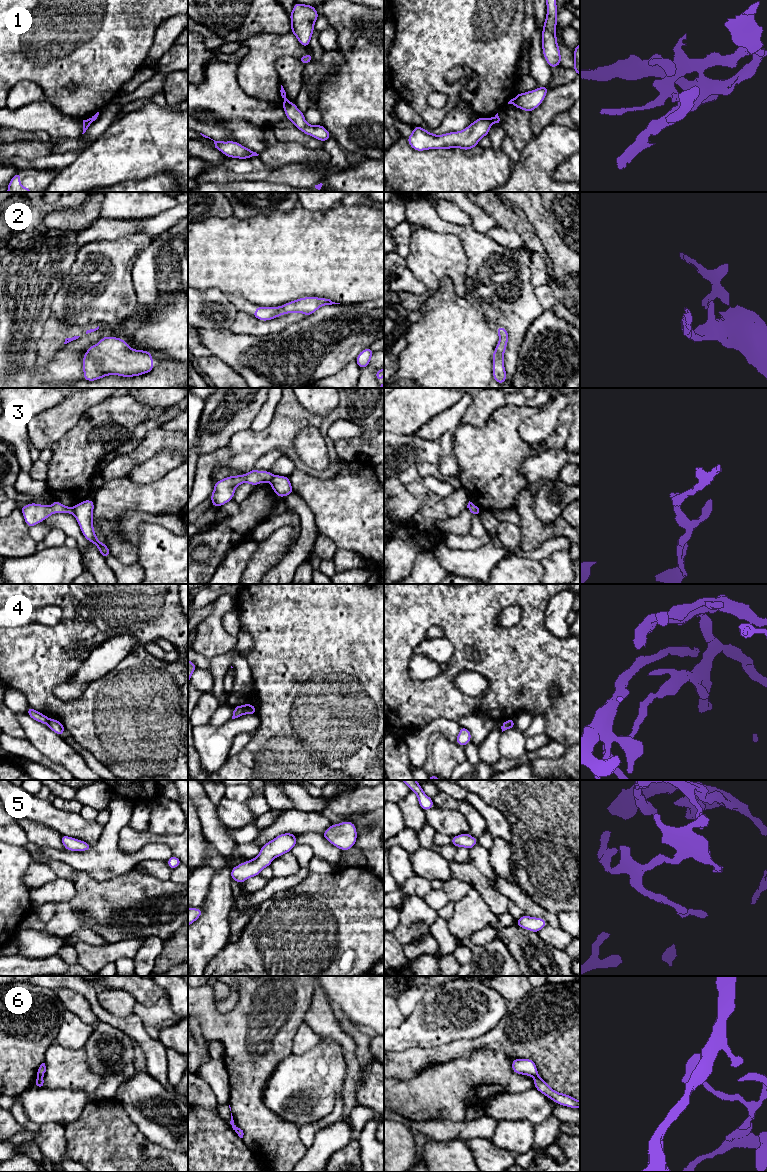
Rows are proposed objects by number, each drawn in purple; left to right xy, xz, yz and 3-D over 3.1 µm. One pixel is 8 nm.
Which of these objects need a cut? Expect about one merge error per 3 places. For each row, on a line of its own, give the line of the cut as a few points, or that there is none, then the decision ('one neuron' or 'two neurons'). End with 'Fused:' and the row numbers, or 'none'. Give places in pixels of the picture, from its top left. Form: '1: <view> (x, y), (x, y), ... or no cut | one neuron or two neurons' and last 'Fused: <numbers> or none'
1: xz (288, 101), (284, 103) | two neurons
2: no cut | one neuron
3: xy (72, 507), (73, 513) | two neurons
4: xz (242, 706), (245, 713) | two neurons
5: no cut | one neuron
6: xy (42, 1075), (38, 1077) | two neurons
Fused: 1, 3, 4, 6

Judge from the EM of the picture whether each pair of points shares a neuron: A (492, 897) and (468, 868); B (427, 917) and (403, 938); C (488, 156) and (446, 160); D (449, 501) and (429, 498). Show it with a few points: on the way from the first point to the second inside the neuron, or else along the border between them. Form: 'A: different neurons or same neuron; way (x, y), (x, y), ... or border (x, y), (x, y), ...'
A: same neuron; way (485, 890), (472, 875)
B: same neuron; way (418, 917), (410, 920), (406, 929)
C: same neuron; way (478, 160), (456, 160)
D: different neurons; border (443, 498), (444, 503)

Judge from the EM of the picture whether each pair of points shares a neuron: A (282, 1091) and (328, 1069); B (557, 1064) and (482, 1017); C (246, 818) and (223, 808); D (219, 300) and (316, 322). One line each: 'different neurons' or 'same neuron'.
A: same neuron
B: different neurons
C: same neuron
D: different neurons

